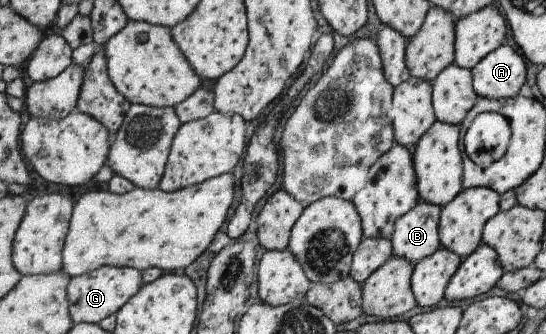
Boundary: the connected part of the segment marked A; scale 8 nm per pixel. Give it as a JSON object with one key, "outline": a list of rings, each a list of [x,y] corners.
{"outline":[[[503,44],[472,69],[473,88],[482,98],[508,99],[517,96],[526,83],[524,57],[515,45]]]}

